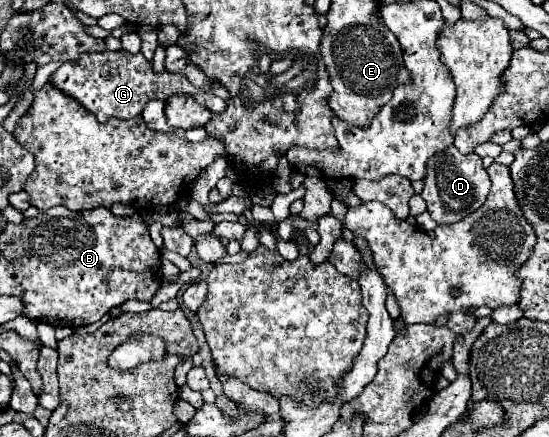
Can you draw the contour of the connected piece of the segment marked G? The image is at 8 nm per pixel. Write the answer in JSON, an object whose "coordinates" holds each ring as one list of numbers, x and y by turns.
{"coordinates":[[102,52,102,54,80,54,80,62,62,64,50,78,50,82,64,94,76,98,88,112,96,116,98,122,108,122,110,118,134,118,138,116,148,100,166,100,172,94,196,94,188,78,182,74,162,72,156,74,152,64,138,52]]}

